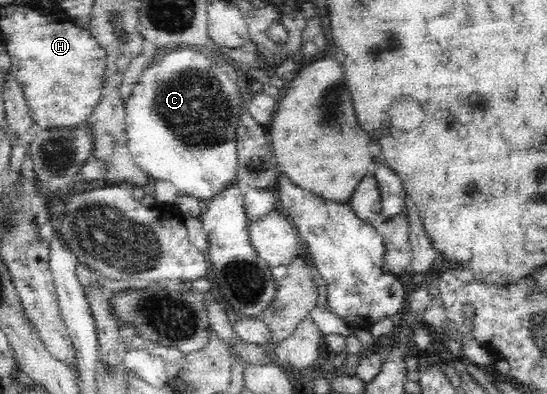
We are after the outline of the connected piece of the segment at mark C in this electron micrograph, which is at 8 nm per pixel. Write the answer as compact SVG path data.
M185 48L168 53L163 57L155 58L154 62L151 62L137 78L137 84L133 88L131 95L126 101L126 132L128 134L128 147L130 148L130 153L132 154L132 159L134 163L149 177L156 180L169 180L172 182L178 194L195 196L195 198L203 201L207 201L217 192L220 191L229 181L234 181L237 179L236 170L238 167L238 156L236 147L236 136L235 130L237 130L237 120L239 120L238 115L238 104L237 100L241 100L240 88L238 88L237 77L238 72L236 67L231 64L231 66L216 66L215 63L207 60L207 57L203 53L199 52L195 48Z

